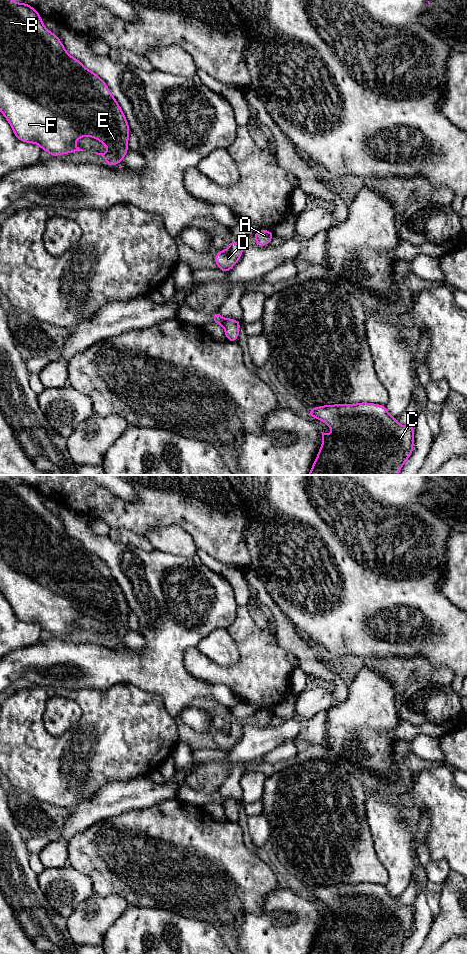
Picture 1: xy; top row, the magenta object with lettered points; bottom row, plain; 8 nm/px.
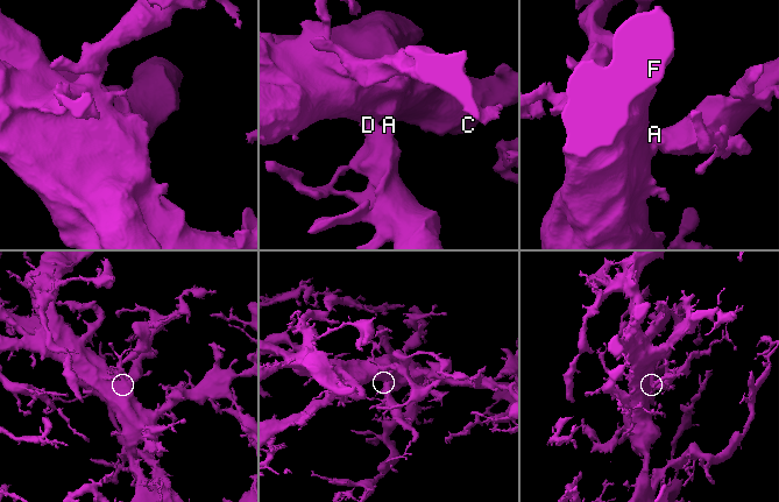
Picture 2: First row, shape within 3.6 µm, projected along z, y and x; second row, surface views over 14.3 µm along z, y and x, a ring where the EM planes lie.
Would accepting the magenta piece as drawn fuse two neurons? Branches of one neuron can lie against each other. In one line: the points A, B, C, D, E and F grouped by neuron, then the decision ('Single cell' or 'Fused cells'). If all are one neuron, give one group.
Groups: A B C D E F. Single cell

